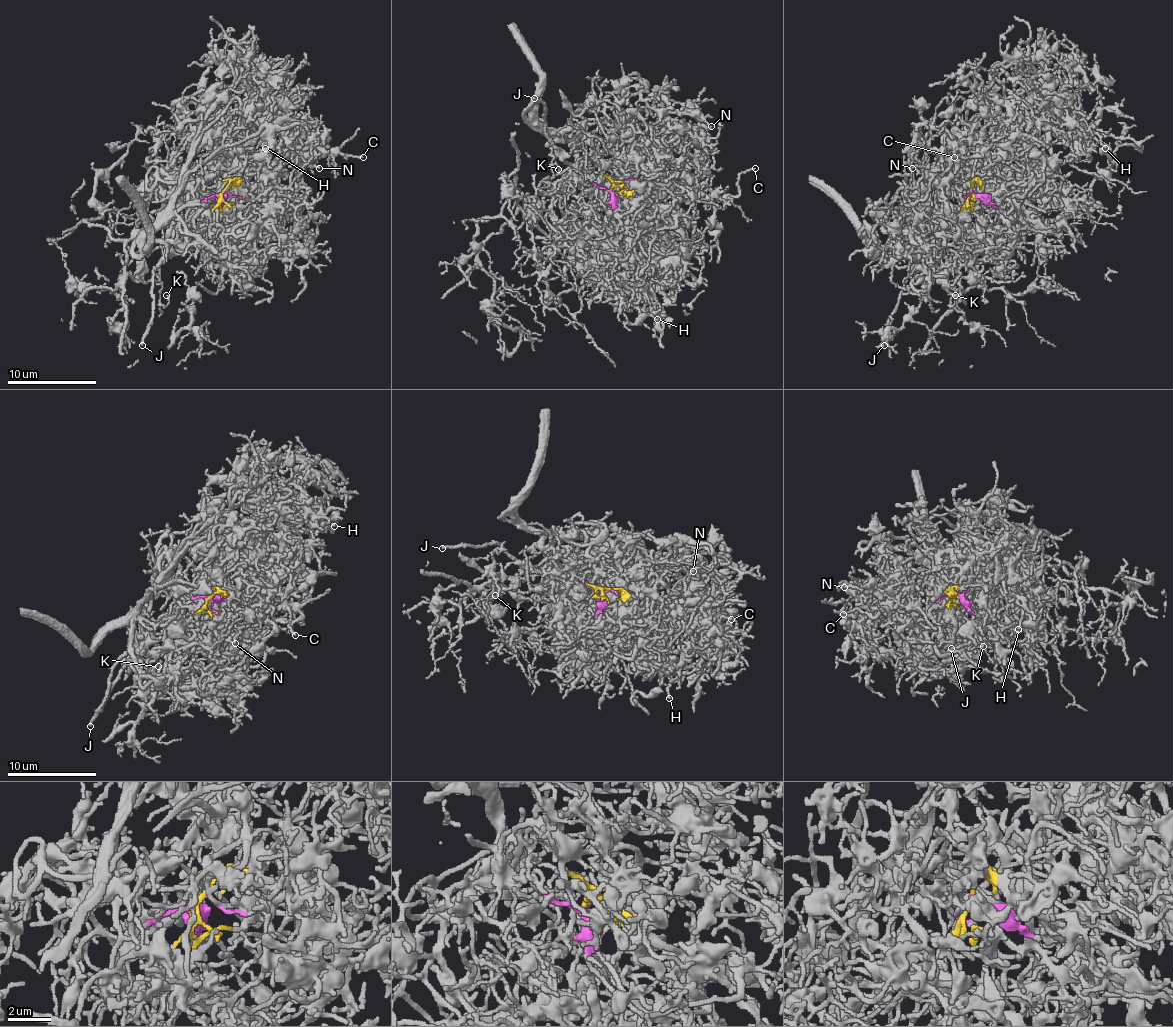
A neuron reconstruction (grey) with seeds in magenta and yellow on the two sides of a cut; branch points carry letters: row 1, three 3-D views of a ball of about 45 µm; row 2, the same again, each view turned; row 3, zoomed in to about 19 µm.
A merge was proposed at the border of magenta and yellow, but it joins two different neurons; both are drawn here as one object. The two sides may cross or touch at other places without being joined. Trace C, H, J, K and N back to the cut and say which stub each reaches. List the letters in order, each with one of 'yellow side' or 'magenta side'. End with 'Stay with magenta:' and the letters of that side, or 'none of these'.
C: yellow side
H: yellow side
J: magenta side
K: magenta side
N: magenta side
Stay with magenta: J, K, N

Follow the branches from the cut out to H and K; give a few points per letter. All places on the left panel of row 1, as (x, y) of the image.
H: (221, 193), (230, 171), (199, 144), (212, 126), (235, 124), (266, 148)
K: (221, 193), (206, 197), (177, 226), (172, 253), (159, 266), (161, 306), (168, 304), (166, 295)

